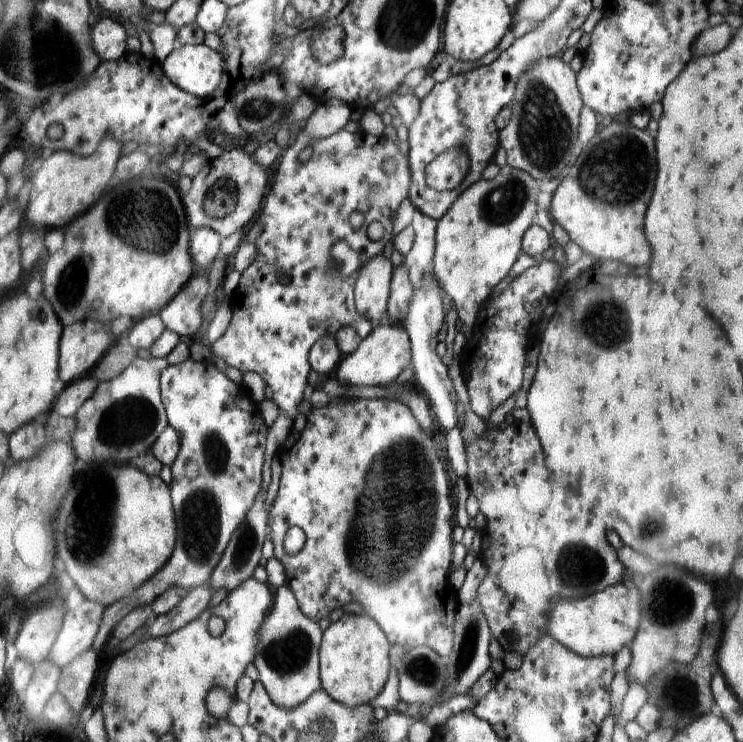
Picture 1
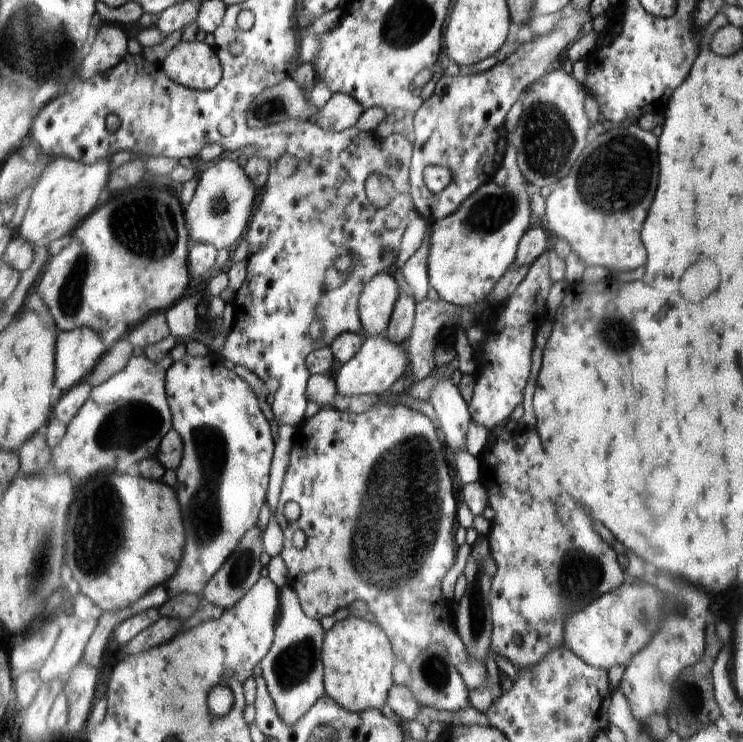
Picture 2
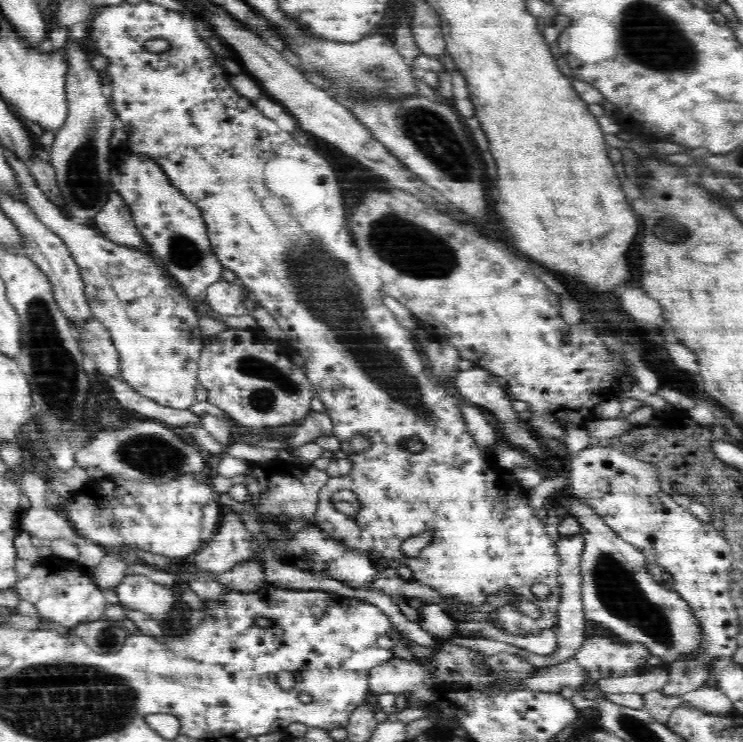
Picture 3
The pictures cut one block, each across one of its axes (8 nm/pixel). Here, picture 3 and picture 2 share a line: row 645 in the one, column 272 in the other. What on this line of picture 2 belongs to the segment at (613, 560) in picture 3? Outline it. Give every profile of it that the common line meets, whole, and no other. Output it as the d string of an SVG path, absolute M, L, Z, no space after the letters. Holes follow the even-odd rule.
M284 586L281 591L281 616L274 628L273 647L269 649L265 659L261 661L262 675L267 685L268 693L277 709L282 721L294 725L323 695L325 695L324 666L320 662L320 650L322 649L324 630L318 620L306 616L301 608L300 598L292 588Z

